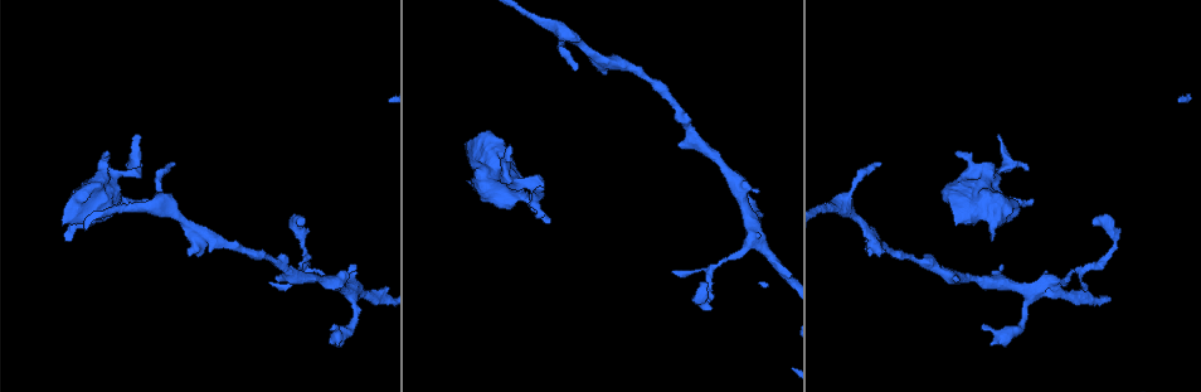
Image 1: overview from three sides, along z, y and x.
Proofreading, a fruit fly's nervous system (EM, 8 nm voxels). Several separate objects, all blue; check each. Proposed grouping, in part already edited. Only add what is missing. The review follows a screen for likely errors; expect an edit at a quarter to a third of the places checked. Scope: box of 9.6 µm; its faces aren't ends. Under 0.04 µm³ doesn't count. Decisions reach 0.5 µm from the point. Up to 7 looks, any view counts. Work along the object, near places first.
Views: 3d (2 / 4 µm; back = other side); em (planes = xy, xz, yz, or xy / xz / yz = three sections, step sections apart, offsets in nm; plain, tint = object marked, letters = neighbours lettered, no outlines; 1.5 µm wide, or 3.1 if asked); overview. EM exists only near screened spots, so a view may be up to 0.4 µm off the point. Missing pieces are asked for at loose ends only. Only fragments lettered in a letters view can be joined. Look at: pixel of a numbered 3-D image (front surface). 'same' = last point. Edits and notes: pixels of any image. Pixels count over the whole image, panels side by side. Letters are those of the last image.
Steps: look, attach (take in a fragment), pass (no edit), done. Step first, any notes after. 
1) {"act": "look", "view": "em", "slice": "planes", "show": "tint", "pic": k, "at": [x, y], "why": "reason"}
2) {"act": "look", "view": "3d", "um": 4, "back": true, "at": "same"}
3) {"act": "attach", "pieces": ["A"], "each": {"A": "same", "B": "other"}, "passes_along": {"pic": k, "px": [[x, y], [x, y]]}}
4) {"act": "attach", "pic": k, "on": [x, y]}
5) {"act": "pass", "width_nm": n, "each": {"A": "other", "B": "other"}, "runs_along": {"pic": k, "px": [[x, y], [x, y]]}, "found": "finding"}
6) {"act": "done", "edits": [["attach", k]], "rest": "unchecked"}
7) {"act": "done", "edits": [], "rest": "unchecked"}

{"act": "look", "view": "em", "slice": "planes", "show": "letters", "pic": 1, "at": [1002, 265], "why": "branch stops here"}

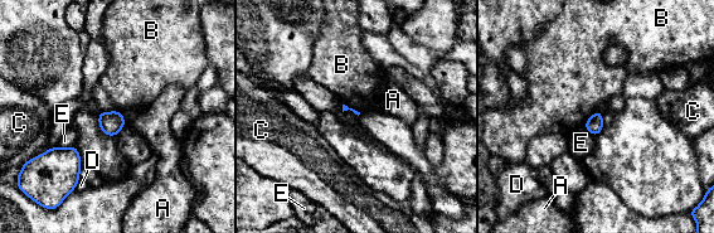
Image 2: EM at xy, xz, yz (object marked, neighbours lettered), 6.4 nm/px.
{"act": "pass", "each": {"A": "other", "B": "other", "C": "other", "D": "other", "E": "other"}, "border": {"pic": 2, "px": [[597, 110], [583, 126]]}, "found": "no lettered fragment goes on from it"}

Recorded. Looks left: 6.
{"act": "look", "view": "em", "slice": "planes", "show": "letters", "pic": 1, "at": [707, 282], "why": "free end"}

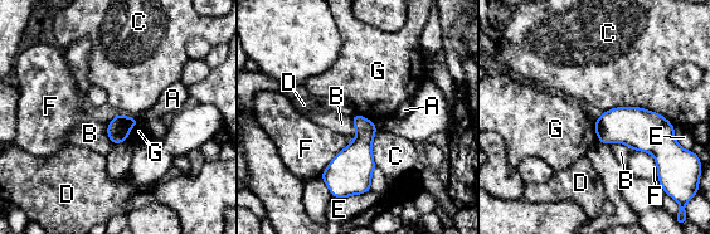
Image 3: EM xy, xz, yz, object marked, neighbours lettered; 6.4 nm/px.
{"act": "pass", "each": {"A": "other", "B": "other", "C": "other", "D": "other", "E": "other", "F": "other", "G": "other"}, "border": {"pic": 3, "px": [[603, 111], [643, 107], [674, 127]]}, "found": "no lettered fragment goes on from it"}

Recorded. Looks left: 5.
{"act": "look", "view": "em", "slice": "yz", "step": 8, "show": "tint", "pic": 1, "at": [65, 239], "why": "branch stops here"}

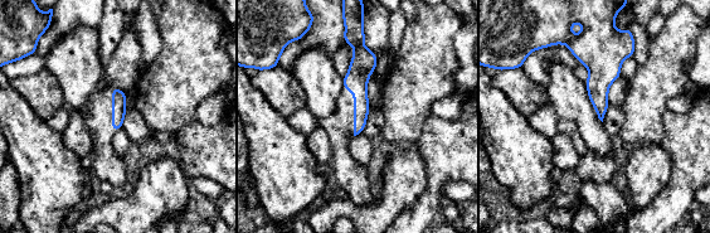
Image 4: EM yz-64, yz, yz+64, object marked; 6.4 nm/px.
{"act": "look", "view": "em", "slice": "planes", "show": "letters", "at": "same", "why": "another direction"}

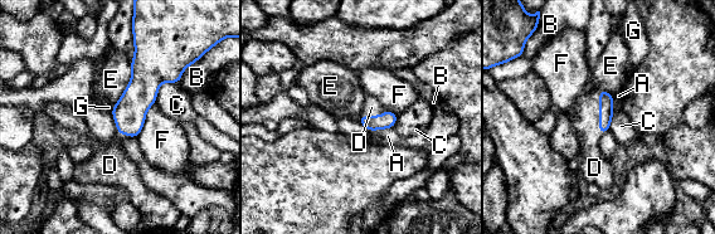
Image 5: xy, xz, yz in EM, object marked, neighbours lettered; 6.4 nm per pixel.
{"act": "attach", "pieces": ["D"], "each": {"A": "other", "B": "other", "C": "other", "D": "same", "E": "other", "F": "other", "G": "other"}, "passes_along": {"pic": 5, "px": [[606, 100], [599, 113], [585, 122]]}, "found": "the cell continues"}

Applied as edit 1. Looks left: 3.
{"act": "done", "edits": [["attach", 5]], "rest": "unchecked"}

